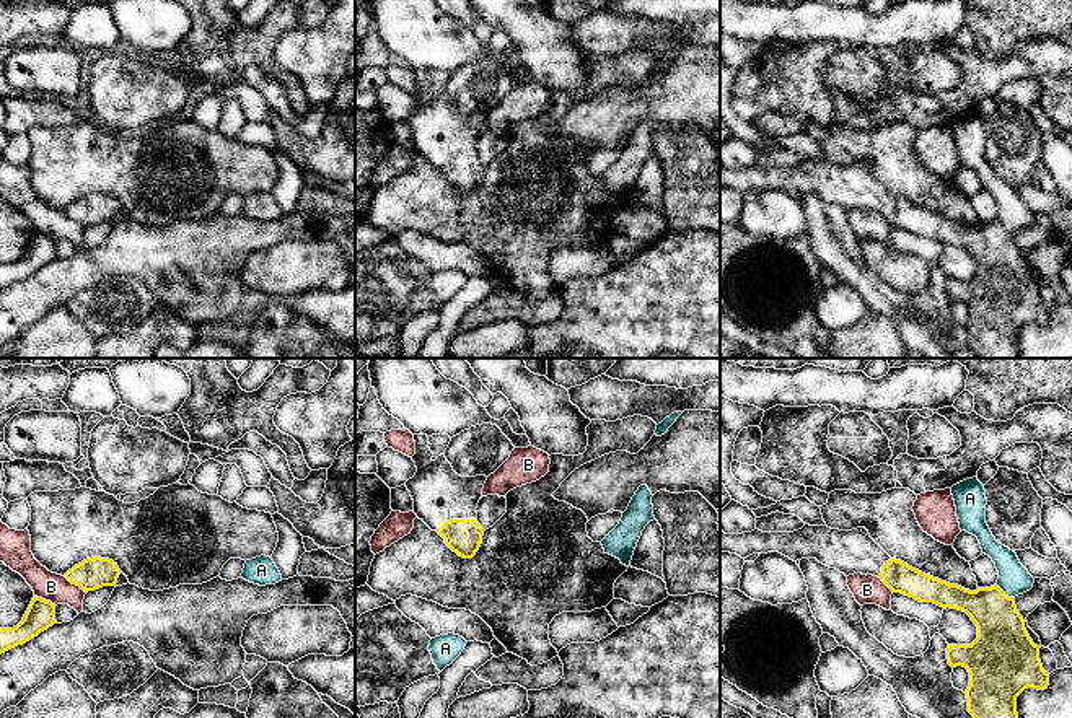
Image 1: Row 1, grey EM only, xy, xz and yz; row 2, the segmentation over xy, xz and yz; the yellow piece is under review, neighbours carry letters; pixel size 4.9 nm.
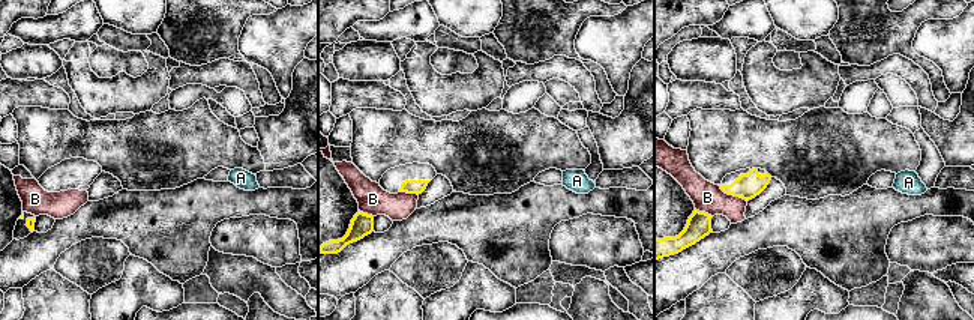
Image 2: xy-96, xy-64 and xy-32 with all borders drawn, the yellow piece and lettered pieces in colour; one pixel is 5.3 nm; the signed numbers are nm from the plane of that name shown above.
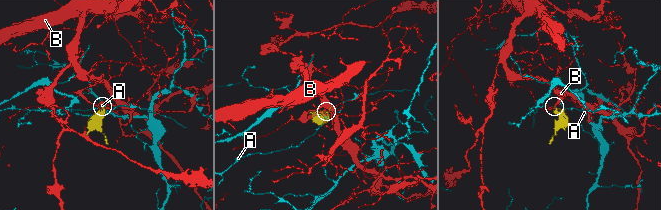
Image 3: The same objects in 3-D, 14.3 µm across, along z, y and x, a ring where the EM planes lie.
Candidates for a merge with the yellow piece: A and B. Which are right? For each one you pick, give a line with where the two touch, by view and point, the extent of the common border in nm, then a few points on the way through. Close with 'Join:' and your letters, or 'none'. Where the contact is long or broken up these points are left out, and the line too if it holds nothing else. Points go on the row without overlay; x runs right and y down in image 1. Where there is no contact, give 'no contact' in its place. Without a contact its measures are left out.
Join: none

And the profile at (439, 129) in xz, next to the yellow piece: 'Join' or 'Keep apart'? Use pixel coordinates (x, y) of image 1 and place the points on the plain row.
Join

